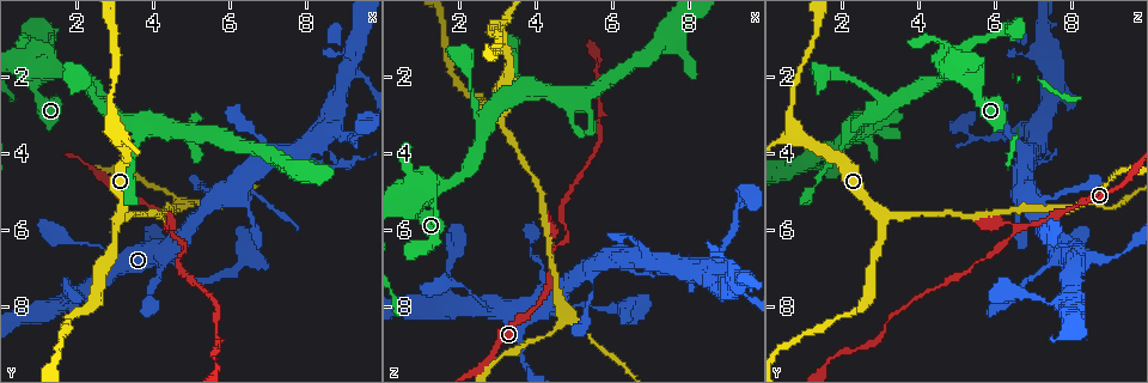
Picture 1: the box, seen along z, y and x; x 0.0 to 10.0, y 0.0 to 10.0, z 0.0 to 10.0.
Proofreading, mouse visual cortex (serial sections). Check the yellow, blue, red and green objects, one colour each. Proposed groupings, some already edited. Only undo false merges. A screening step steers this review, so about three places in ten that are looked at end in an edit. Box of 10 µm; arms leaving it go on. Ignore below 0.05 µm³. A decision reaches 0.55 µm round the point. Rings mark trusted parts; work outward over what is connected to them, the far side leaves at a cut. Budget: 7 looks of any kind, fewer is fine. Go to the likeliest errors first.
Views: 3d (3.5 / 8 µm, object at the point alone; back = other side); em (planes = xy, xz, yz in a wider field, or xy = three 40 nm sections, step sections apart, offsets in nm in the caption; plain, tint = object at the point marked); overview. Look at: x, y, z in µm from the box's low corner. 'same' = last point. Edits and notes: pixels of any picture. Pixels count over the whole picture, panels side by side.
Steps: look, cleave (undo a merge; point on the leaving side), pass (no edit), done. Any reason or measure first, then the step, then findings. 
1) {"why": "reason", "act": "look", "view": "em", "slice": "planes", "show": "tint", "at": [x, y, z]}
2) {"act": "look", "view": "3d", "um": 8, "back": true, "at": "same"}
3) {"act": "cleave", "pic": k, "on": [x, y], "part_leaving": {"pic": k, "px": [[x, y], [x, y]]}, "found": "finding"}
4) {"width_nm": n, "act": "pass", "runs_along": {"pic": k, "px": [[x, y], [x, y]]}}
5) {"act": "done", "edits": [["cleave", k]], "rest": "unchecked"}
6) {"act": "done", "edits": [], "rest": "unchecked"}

{"why": "a narrow waist", "act": "look", "view": "3d", "um": 3.5, "at": [4.35, 6.00, 6.60]}

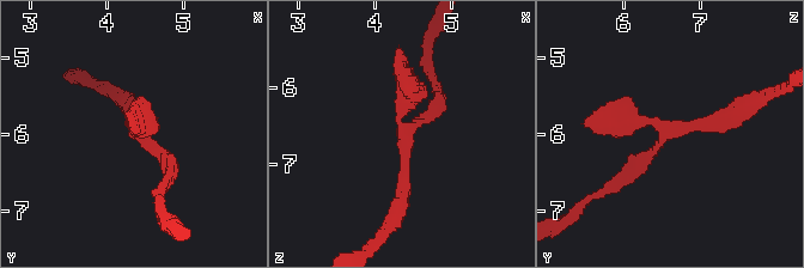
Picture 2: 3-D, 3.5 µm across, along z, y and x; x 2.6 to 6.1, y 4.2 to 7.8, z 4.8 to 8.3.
{"act": "look", "view": "em", "slice": "xy", "step": 3, "show": "tint", "at": [4.40, 5.95, 6.60]}

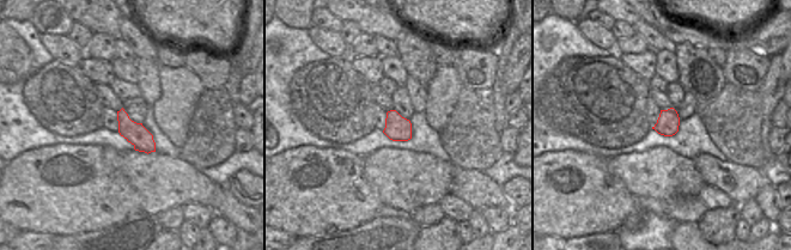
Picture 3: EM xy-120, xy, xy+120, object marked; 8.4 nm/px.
{"act": "pass", "runs_along": {"pic": 2, "px": [[744, 110], [674, 128], [619, 183]]}, "found": "continuous, no second cell"}

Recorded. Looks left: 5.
{"why": "side arm on a straight run", "act": "look", "view": "3d", "um": 3.5, "at": [8.55, 3.45, 7.00]}

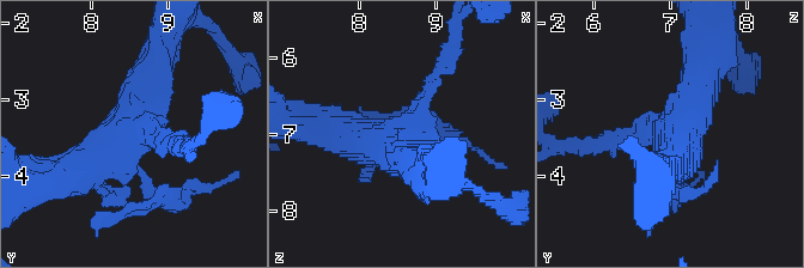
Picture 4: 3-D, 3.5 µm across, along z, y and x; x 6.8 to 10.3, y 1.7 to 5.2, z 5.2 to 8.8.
{"act": "look", "view": "em", "slice": "planes", "show": "tint", "at": [8.55, 3.40, 7.00]}

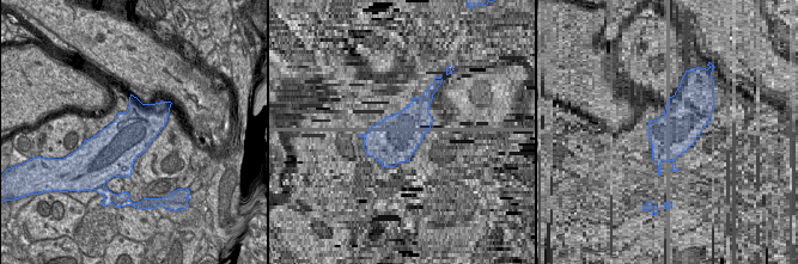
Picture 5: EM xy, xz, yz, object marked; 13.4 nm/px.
{"width_nm": 600, "act": "cleave", "pic": 4, "on": [95, 224], "part_leaving": {"pic": 4, "px": [[139, 176], [160, 202], [226, 180]]}, "found": "two cells meet here"}

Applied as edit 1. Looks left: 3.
{"why": "three-way junction", "act": "look", "view": "3d", "um": 3.5, "back": true, "at": [3.20, 5.70, 3.05]}

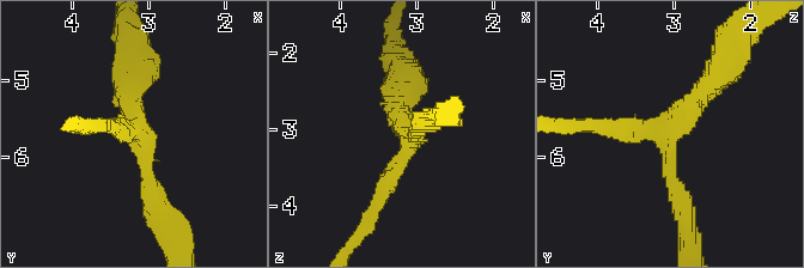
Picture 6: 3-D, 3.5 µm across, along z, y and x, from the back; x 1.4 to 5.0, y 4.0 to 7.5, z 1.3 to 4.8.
{"arms": 3, "arm_widths_nm": [200, 200, 350], "why": "now the EM", "act": "look", "view": "em", "slice": "planes", "show": "plain", "at": [3.15, 5.65, 3.10]}

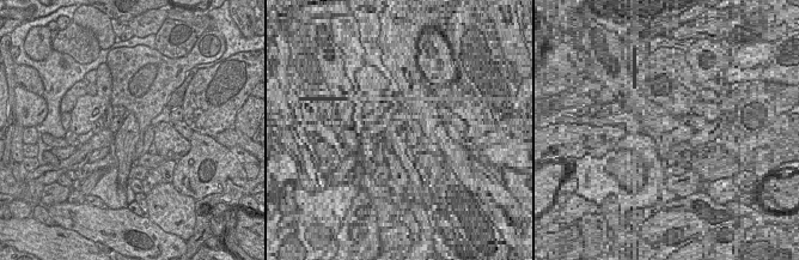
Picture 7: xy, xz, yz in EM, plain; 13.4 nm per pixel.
{"why": "with the object marked", "act": "look", "view": "em", "slice": "planes", "show": "tint", "at": "same"}

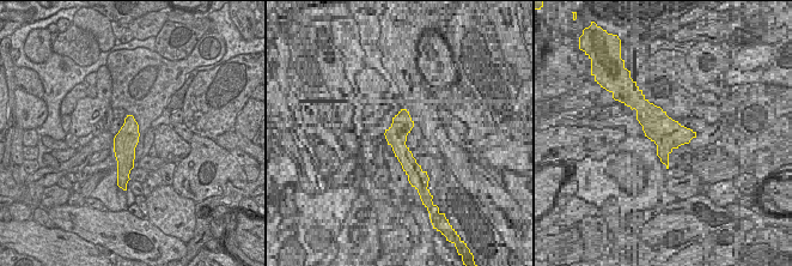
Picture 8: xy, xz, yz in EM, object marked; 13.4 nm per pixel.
{"act": "pass", "runs_along": {"pic": 6, "px": [[720, 71], [669, 129], [598, 126]]}, "found": "continuous, no second cell"}

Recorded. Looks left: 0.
{"act": "done", "edits": [["cleave", 4]], "rest": "unchecked"}

